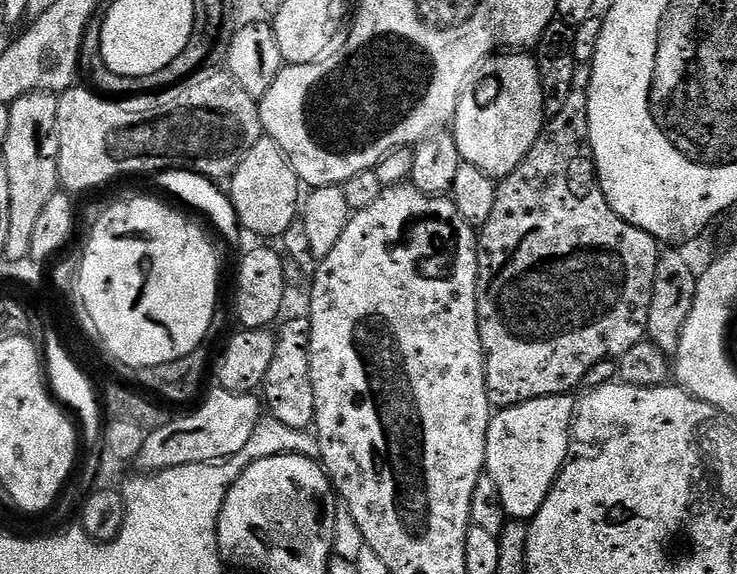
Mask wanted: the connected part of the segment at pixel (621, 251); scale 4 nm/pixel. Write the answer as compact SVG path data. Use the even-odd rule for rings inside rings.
M584 86L573 87L570 98L566 98L566 106L562 106L561 112L545 123L538 142L534 142L527 158L510 175L499 181L494 210L490 210L490 218L478 232L476 253L480 263L480 281L476 283L476 305L480 334L486 341L484 355L488 370L486 386L489 402L497 409L502 409L511 408L512 405L522 404L527 400L571 393L571 388L578 387L595 364L602 363L608 355L613 358L624 356L630 346L645 339L652 306L654 274L661 251L661 245L653 236L646 234L646 230L626 222L612 209L610 202L606 202L606 194L602 194L600 179L596 177L596 161L592 159L592 146L588 141L588 89Z

